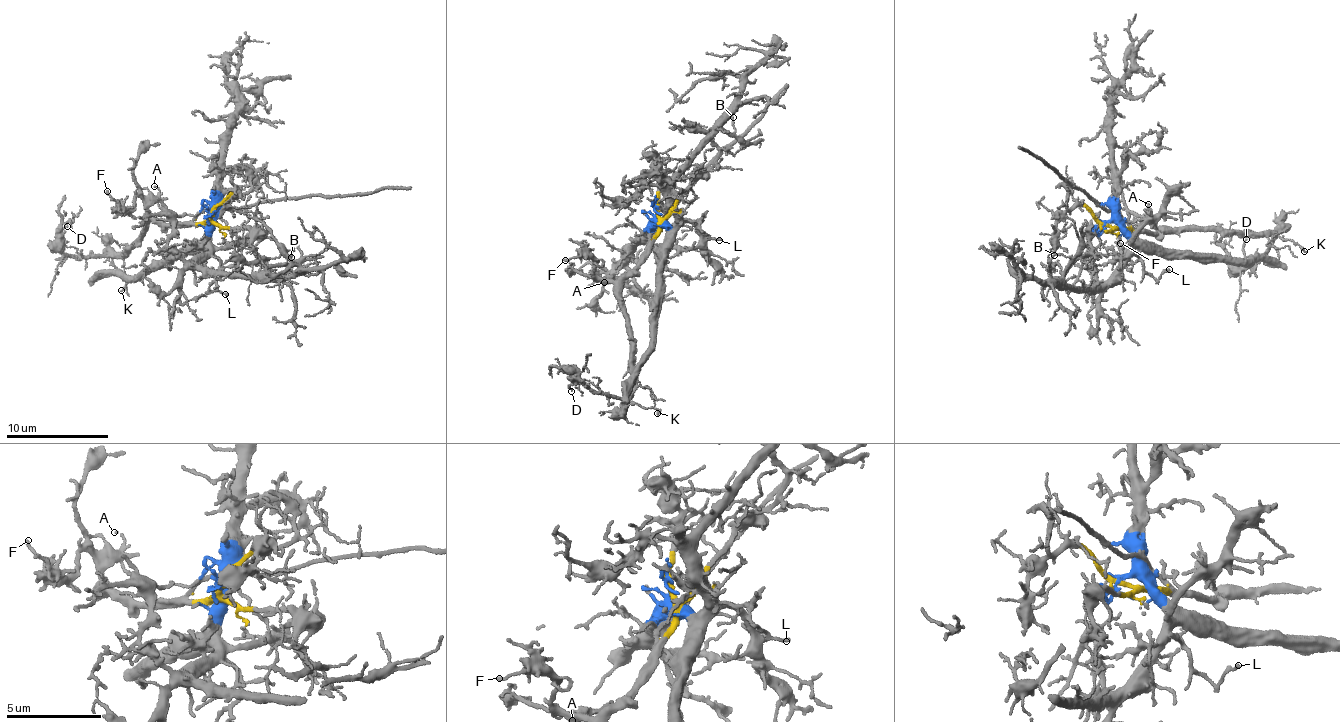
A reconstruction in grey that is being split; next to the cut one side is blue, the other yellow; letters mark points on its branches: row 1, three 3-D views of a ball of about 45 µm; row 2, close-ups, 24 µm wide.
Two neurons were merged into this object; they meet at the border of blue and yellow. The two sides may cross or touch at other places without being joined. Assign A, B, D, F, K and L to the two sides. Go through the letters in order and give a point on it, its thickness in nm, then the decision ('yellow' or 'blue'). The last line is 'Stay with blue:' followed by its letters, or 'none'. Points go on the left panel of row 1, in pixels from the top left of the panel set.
A: place (154, 186); calibre 70 nm; yellow
B: place (291, 257); calibre 110 nm; blue
D: place (67, 226); calibre 110 nm; yellow
F: place (107, 191); calibre 140 nm; yellow
K: place (121, 290); calibre 140 nm; yellow
L: place (225, 294); calibre 140 nm; blue
Stay with blue: B, L

